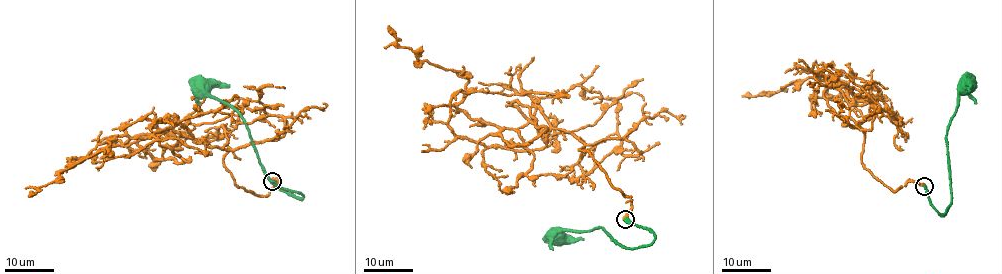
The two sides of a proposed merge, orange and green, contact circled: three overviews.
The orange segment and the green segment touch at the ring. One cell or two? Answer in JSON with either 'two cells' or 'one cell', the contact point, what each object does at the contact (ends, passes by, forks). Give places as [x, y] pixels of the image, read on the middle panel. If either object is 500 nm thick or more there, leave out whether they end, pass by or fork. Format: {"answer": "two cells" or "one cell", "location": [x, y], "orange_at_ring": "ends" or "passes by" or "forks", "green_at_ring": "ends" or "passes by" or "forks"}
{"answer": "one cell", "location": [625, 219], "orange_at_ring": "ends", "green_at_ring": "ends"}

